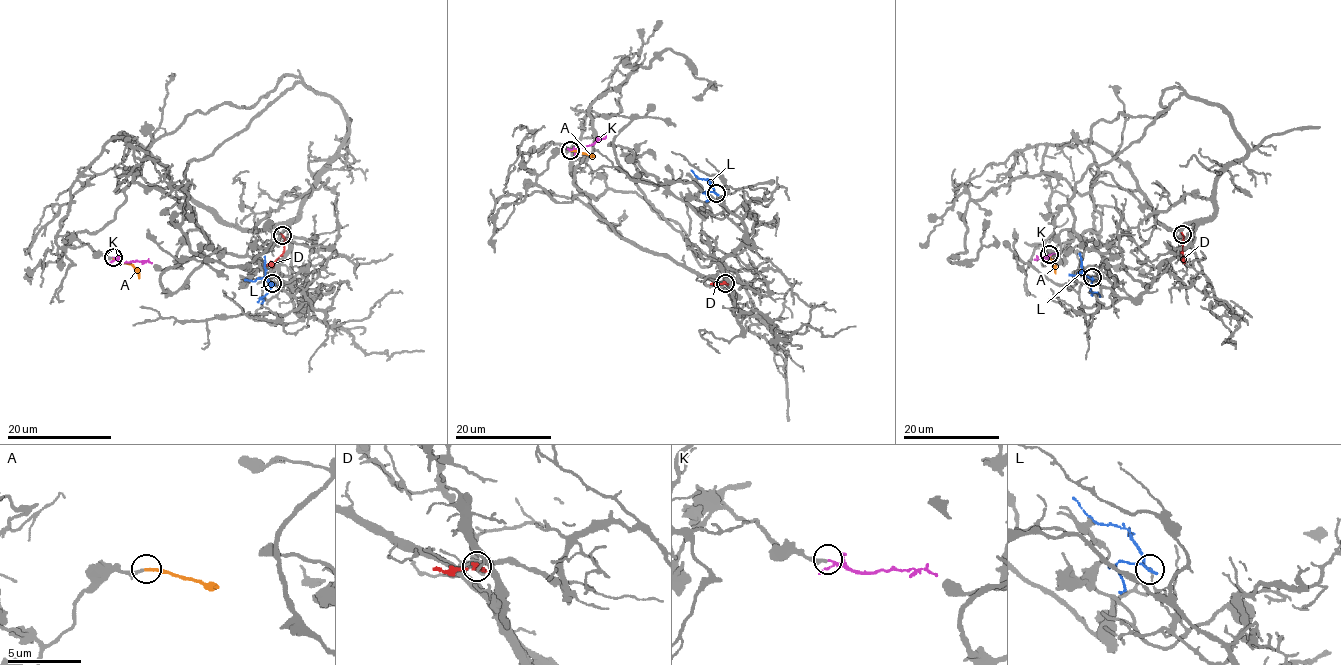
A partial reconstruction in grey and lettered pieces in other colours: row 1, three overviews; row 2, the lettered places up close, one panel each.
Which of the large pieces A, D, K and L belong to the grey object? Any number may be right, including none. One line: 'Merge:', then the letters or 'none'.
Merge: A

